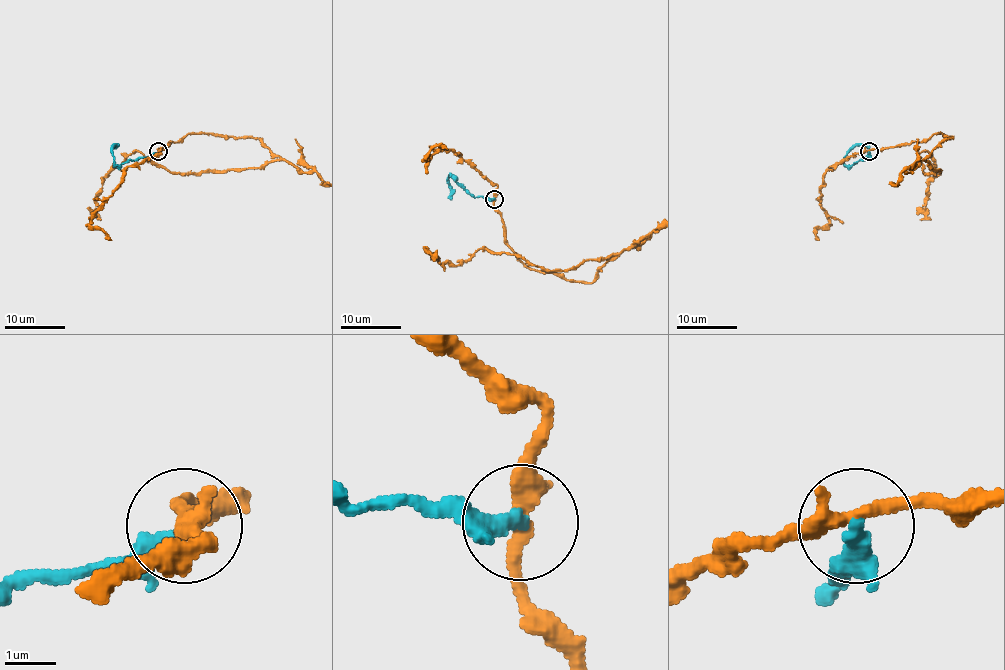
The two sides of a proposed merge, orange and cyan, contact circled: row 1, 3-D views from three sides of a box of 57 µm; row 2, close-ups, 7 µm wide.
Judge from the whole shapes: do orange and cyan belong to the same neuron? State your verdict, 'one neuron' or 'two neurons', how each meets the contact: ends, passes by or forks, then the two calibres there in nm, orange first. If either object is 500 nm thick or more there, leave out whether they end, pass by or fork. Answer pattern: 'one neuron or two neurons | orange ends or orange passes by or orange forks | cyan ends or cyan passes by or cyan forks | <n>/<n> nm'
two neurons | orange passes by | cyan ends | 320/360 nm

